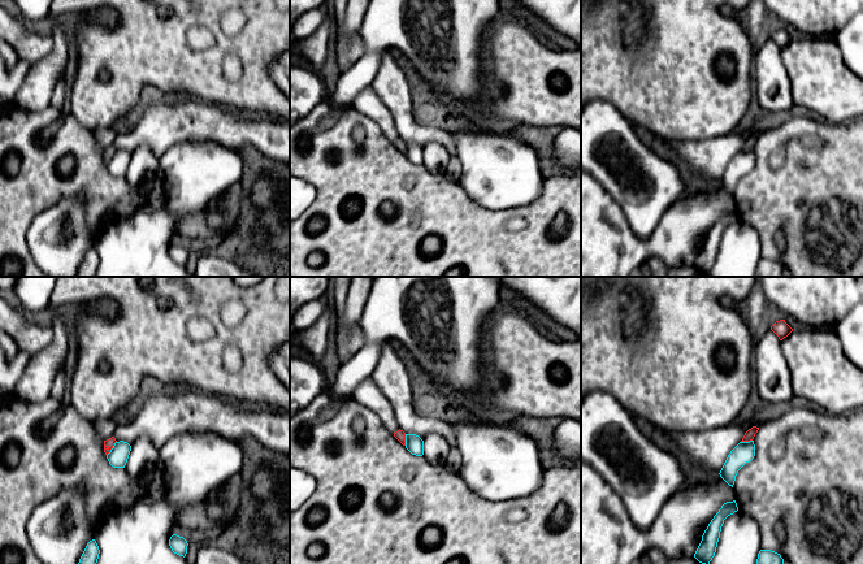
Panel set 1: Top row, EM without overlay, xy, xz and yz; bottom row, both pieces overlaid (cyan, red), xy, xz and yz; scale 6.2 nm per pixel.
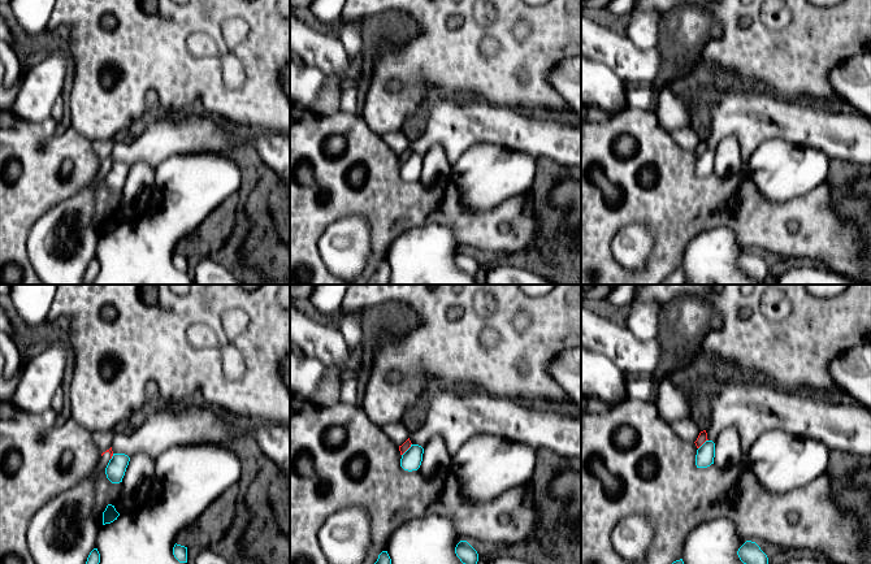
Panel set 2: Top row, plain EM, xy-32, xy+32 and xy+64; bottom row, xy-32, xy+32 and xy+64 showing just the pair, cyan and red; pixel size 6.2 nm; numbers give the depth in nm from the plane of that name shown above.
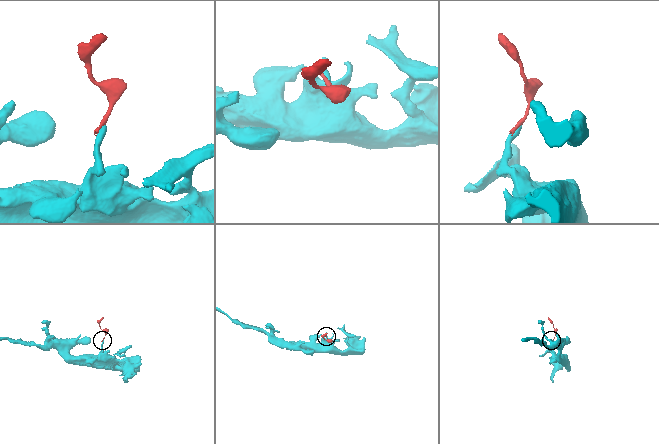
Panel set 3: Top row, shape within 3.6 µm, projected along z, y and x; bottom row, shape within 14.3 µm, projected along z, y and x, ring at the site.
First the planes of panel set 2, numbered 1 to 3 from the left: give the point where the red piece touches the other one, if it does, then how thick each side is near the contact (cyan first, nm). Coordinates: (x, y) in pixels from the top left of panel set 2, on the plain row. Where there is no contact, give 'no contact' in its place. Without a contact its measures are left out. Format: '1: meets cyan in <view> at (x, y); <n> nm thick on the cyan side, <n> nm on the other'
1: meets cyan in xy-32 at (112, 165); 120 nm thick on the cyan side, 20 nm on the other
2: meets cyan in xy+32 at (407, 159); 130 nm thick on the cyan side, 50 nm on the other
3: meets cyan in xy+64 at (702, 153); 110 nm thick on the cyan side, 60 nm on the other

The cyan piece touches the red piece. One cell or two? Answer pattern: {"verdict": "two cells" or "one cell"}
{"verdict": "two cells"}

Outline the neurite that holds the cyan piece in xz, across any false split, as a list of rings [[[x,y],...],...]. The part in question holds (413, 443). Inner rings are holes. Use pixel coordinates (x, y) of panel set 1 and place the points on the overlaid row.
[[[406,434],[406,448],[416,456],[424,455],[424,441],[416,434]]]

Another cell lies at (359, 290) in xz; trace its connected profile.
[[[352,277],[343,314],[343,329],[360,327],[365,303],[369,298],[374,277]]]

